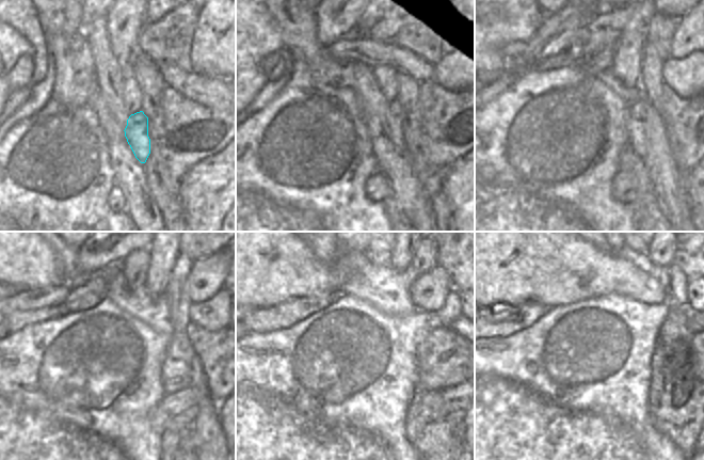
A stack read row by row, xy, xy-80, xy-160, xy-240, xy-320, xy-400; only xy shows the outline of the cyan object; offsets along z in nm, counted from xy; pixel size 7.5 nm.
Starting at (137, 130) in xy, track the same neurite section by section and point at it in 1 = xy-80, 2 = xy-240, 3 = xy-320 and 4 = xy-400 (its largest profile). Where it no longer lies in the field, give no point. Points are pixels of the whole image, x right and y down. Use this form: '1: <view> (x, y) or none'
1: xy-80 (393, 120)
2: xy-240 (176, 368)
3: xy-320 (443, 360)
4: xy-400 (691, 343)

